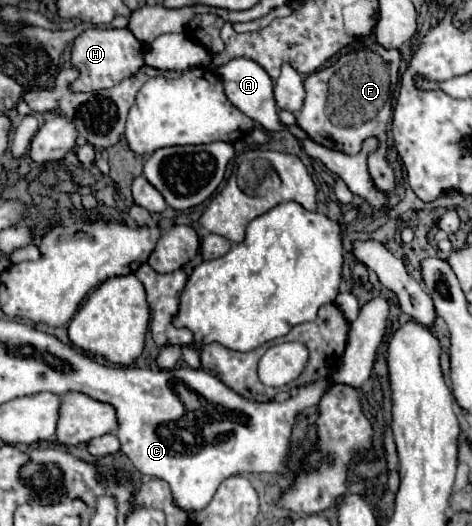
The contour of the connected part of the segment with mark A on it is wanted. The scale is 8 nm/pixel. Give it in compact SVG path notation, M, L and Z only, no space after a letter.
M238 57L238 59L232 59L230 63L222 65L216 69L216 73L222 77L224 81L224 89L226 89L226 97L228 101L238 107L244 115L248 115L250 119L254 119L258 125L262 125L266 131L288 131L292 133L294 137L298 137L300 141L306 139L308 135L298 127L298 125L284 125L278 117L278 107L276 107L276 99L274 99L274 85L272 85L272 79L270 75L252 59L246 59L246 57Z

